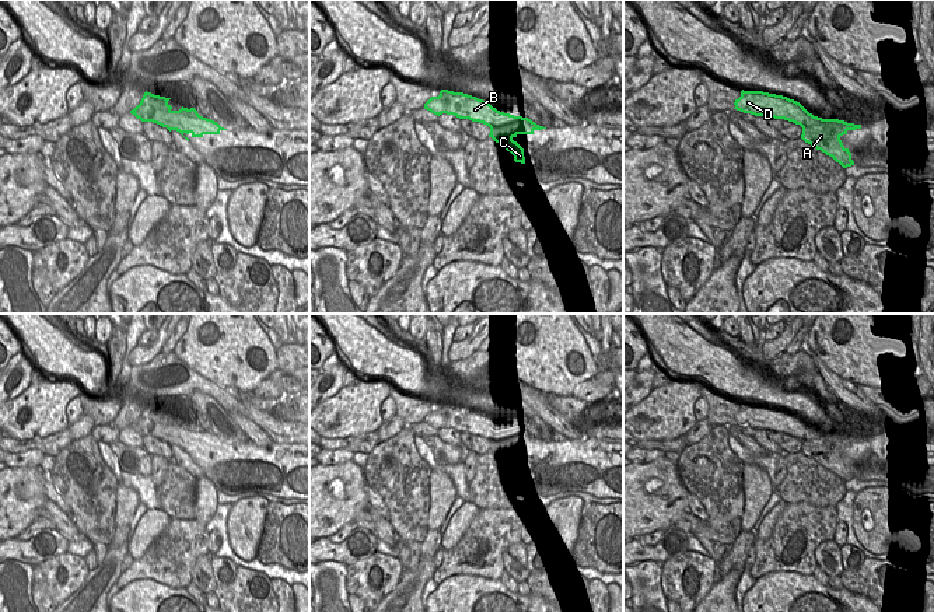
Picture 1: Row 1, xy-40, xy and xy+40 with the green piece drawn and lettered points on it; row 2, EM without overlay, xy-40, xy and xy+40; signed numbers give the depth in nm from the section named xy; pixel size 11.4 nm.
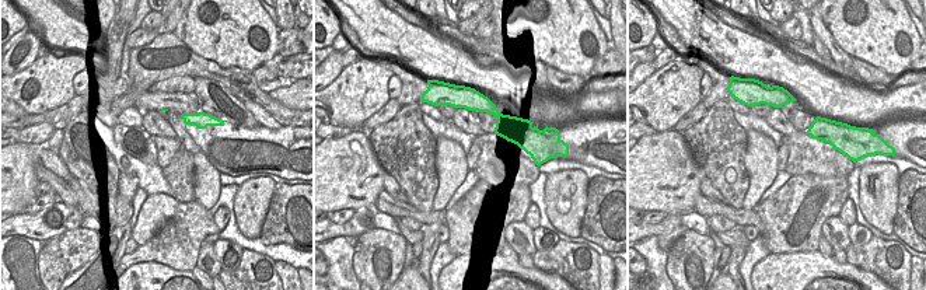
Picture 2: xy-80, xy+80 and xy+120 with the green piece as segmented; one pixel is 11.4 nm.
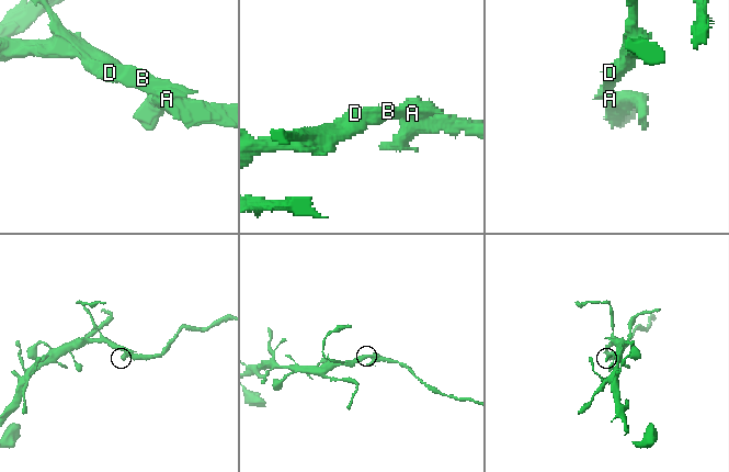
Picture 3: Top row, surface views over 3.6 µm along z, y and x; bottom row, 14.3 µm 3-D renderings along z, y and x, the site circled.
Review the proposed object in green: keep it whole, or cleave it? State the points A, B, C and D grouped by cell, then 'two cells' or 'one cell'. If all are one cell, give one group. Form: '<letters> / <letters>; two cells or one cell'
A C / B D; two cells

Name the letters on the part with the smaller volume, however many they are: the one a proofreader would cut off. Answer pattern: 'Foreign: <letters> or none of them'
Foreign: A, C

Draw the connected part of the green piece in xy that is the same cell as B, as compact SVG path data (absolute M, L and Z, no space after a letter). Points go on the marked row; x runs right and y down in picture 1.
M441 90L438 97L431 97L424 104L424 109L437 116L447 113L459 119L479 122L486 126L493 125L496 120L501 120L501 112L486 101L448 90Z

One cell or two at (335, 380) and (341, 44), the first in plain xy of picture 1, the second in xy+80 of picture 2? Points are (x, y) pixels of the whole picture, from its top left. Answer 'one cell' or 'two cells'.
two cells

